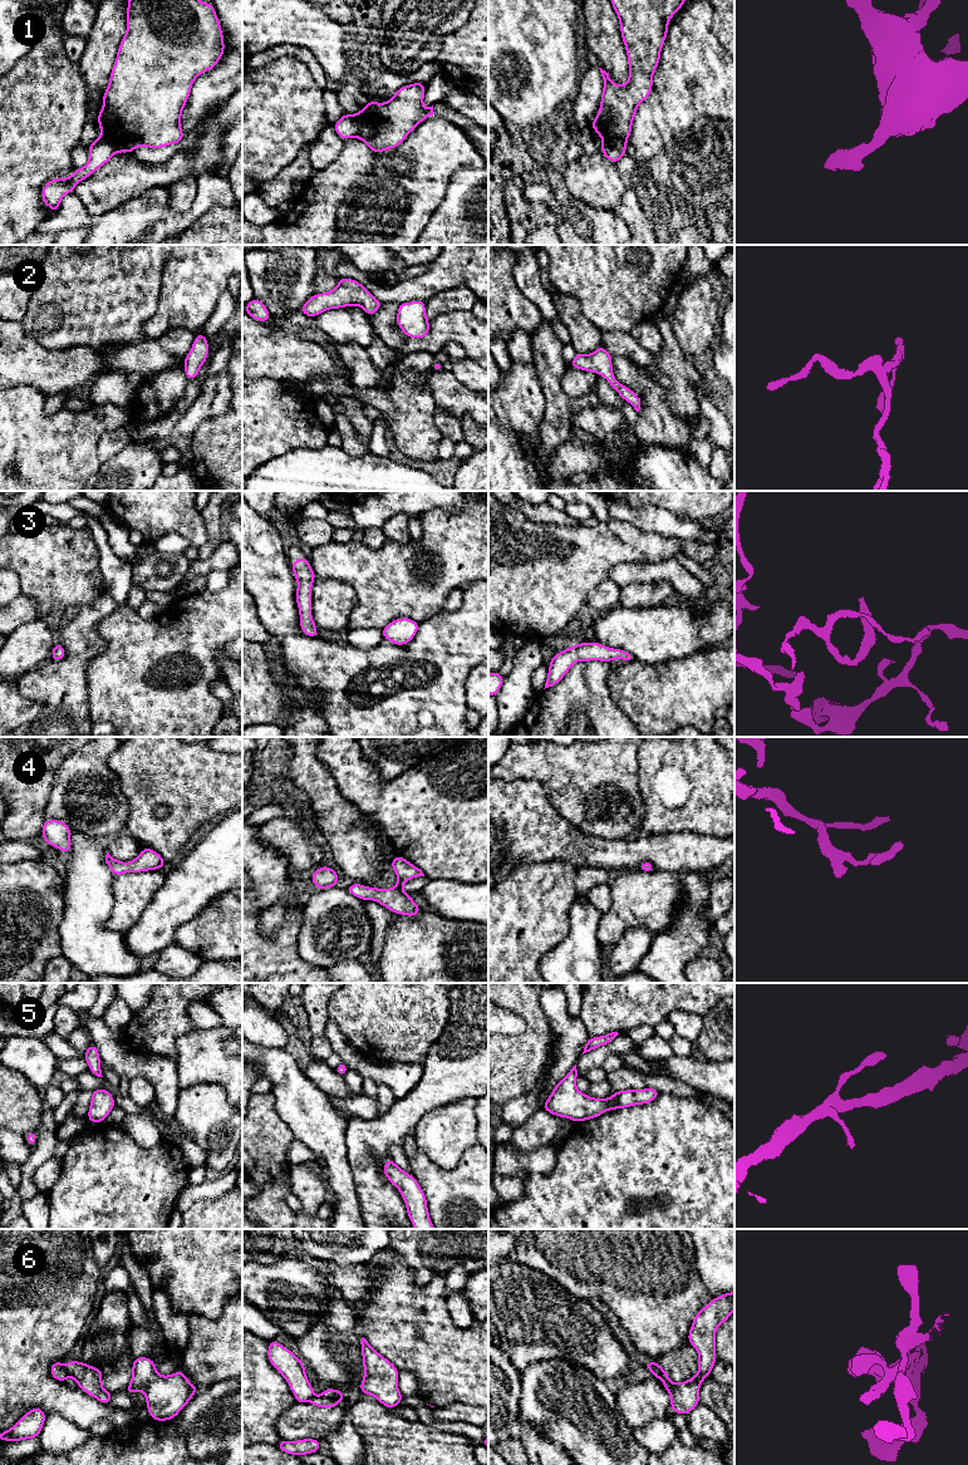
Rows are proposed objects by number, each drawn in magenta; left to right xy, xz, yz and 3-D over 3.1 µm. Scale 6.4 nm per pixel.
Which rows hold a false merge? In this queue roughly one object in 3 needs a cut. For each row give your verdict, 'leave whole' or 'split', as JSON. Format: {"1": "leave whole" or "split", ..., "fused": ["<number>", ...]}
{"1": "split", "2": "leave whole", "3": "leave whole", "4": "leave whole", "5": "leave whole", "6": "split", "fused": ["1", "6"]}

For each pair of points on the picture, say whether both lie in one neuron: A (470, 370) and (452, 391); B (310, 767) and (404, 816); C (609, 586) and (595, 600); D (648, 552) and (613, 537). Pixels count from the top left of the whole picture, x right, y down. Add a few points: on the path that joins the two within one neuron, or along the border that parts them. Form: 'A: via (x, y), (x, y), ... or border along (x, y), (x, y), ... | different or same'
A: border along (450, 370), (461, 383), (475, 391) | different
B: border along (318, 756), (332, 775), (338, 790), (353, 804) | different
C: via (605, 590), (599, 596) | same
D: via (639, 546), (622, 541) | same

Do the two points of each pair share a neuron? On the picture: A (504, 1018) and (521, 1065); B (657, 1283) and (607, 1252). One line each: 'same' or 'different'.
A: different
B: same

